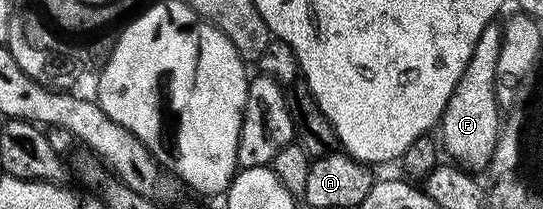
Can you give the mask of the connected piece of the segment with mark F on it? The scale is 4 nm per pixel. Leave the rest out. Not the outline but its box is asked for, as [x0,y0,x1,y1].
[441,21,502,172]

